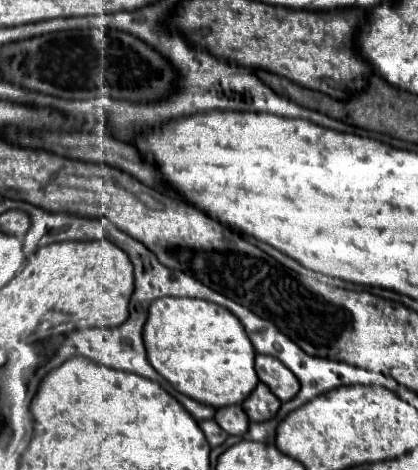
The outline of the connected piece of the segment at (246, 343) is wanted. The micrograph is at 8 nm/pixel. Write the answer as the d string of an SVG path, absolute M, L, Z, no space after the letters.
M164 297L150 305L148 321L144 325L144 345L148 351L150 365L180 393L196 399L198 403L214 409L242 403L258 385L254 375L254 347L246 335L244 325L224 307L204 299L178 299Z

